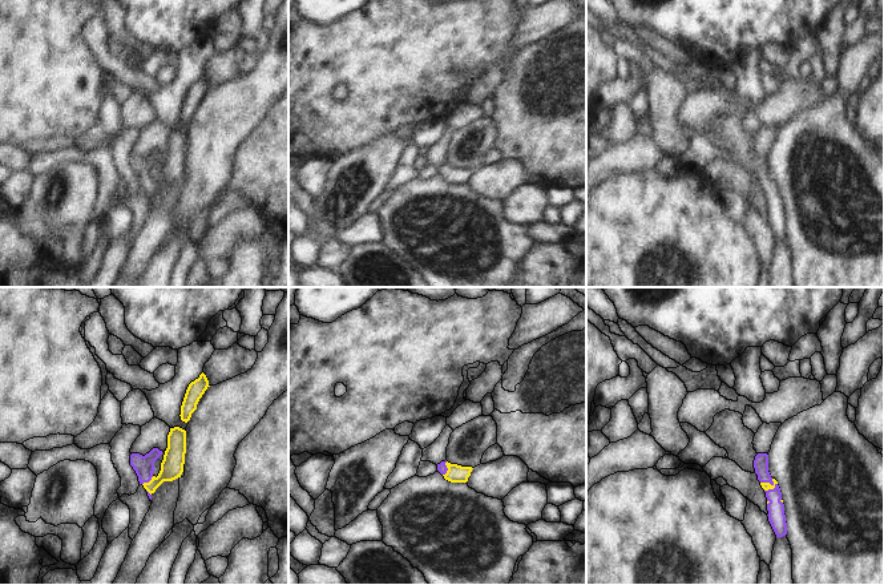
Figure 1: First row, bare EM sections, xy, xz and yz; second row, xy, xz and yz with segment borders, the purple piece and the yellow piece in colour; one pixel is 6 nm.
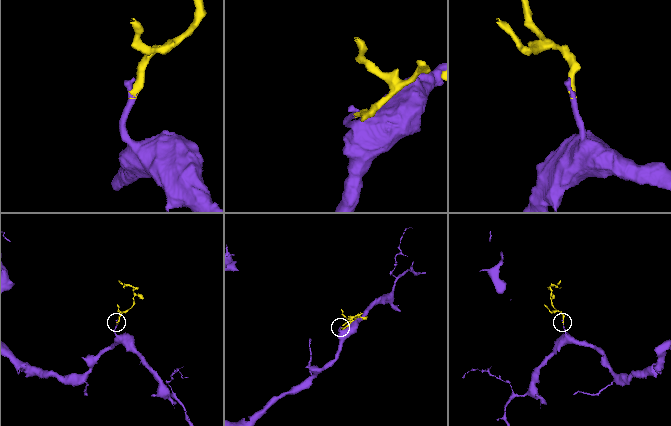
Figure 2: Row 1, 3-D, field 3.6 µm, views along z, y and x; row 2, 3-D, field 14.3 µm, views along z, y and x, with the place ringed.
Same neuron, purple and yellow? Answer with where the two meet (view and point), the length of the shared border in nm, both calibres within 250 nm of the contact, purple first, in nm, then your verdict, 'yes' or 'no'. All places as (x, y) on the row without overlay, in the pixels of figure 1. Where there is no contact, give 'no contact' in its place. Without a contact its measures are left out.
meets purple in xy at (148, 184); contact 90 nm long; 130 nm thick on the purple side, 140 nm on the other; yes

